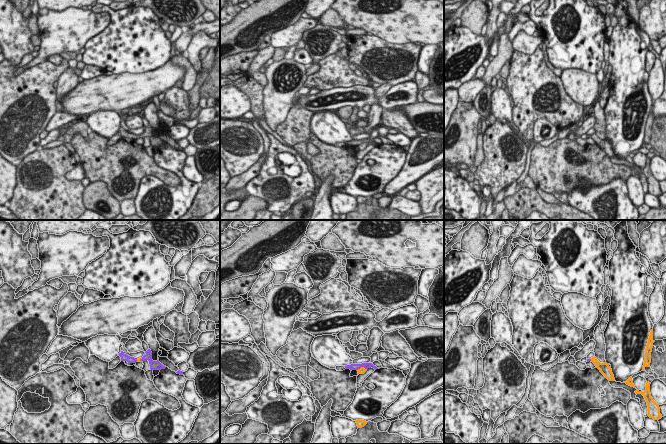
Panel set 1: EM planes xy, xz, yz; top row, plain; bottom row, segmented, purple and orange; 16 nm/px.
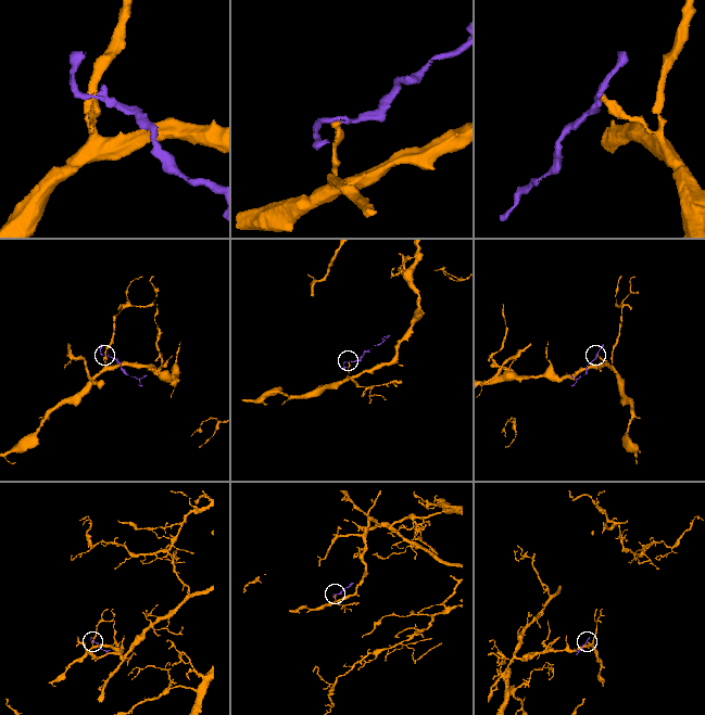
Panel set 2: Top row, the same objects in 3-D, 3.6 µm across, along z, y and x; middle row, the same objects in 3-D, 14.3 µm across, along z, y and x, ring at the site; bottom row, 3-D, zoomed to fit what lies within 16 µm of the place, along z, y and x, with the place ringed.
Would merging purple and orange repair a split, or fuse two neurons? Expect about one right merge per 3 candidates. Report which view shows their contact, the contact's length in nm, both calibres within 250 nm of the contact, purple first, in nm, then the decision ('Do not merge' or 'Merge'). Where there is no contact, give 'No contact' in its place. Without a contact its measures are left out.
Touches purple in xz. Shared border 160 nm. Thickness 100 nm (purple) against 120 nm. Do not merge

